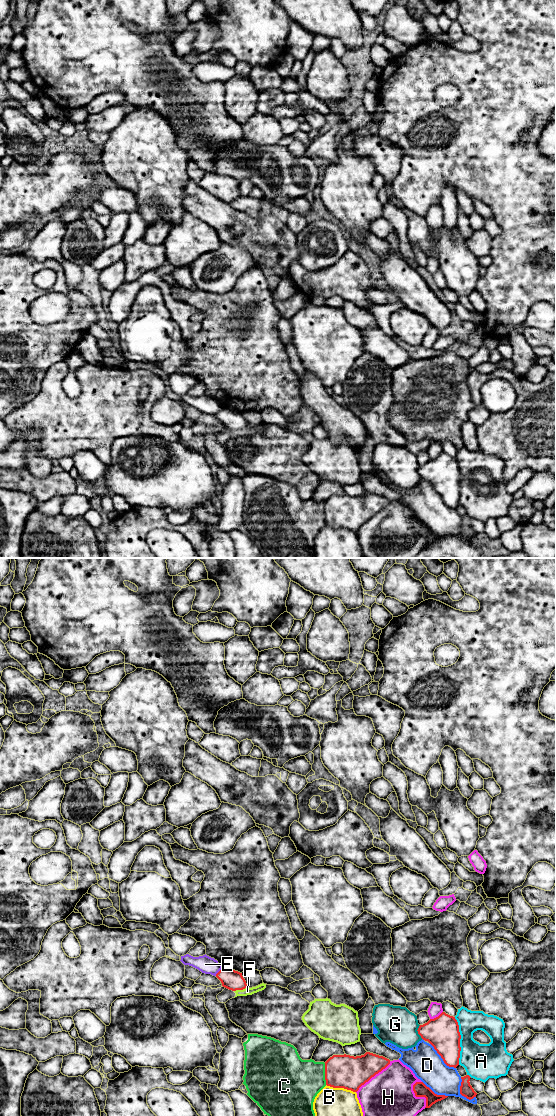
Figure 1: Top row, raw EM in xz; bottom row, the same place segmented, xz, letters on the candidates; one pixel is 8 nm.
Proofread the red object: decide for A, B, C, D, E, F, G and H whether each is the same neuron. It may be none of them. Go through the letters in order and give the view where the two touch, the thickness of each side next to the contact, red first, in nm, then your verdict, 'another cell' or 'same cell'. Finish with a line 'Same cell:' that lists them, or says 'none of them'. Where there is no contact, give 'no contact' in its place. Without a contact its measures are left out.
A: contact in xz; calibres 260 and 280 nm; another cell
B: contact in xz; calibres 280 and 380 nm; another cell
C: contact in xz; calibres 280 and 380 nm; another cell
D: contact in xz; calibres 110 and 240 nm; another cell
E: contact in xz; calibres 160 and 140 nm; another cell
F: contact in xz; calibres 160 and 60 nm; another cell
G: contact in xz; calibres 260 and 300 nm; another cell
H: contact in xz; calibres 110 and 440 nm; another cell
Same cell: none of them

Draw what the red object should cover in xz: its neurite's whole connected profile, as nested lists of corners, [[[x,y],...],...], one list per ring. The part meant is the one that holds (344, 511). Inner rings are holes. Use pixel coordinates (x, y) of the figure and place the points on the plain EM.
[[[370,492],[356,497],[333,495],[325,502],[326,525],[357,532],[389,504],[389,499]]]

